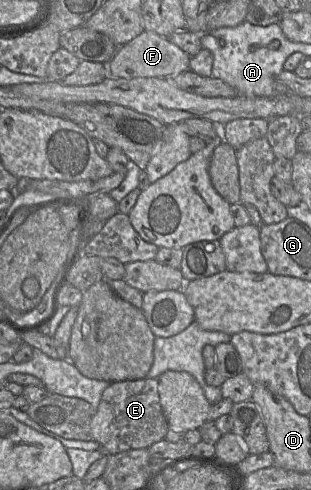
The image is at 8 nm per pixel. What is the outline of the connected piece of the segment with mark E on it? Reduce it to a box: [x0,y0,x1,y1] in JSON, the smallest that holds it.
[26,378,169,455]

